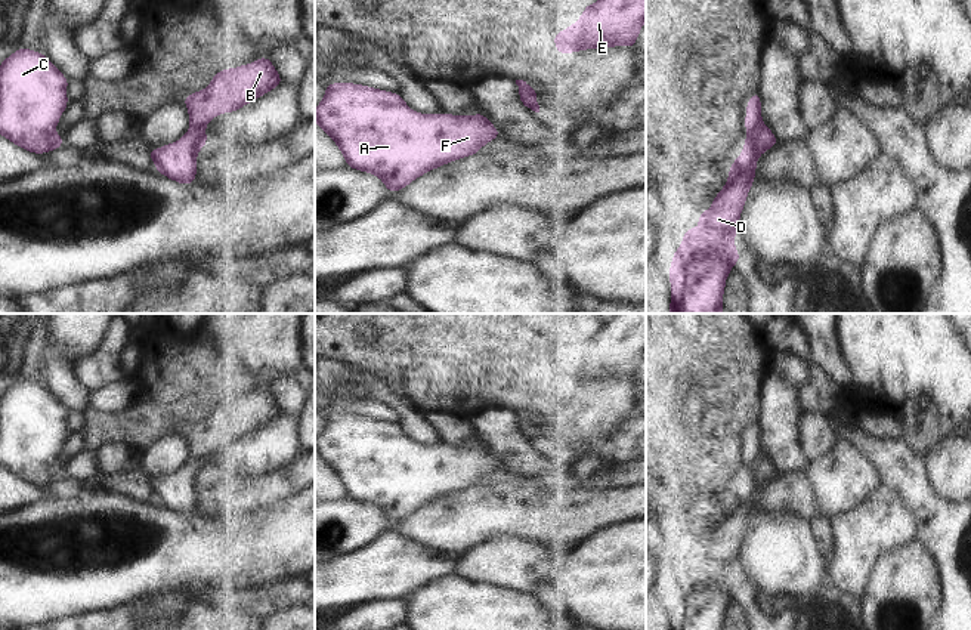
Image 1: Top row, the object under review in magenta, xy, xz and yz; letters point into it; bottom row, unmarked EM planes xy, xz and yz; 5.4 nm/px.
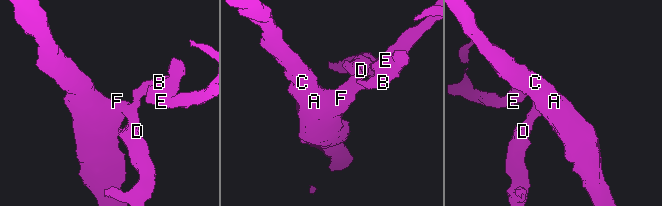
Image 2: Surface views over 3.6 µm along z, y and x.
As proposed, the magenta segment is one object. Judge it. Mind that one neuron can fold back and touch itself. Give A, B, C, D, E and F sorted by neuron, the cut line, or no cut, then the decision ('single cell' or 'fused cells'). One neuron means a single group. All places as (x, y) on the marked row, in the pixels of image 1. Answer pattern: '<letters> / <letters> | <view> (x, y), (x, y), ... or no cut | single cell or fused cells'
A C D F / B E | yz (761, 122), (747, 132) | fused cells

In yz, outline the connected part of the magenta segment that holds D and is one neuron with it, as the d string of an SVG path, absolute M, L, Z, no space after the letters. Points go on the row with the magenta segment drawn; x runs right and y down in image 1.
M760 124L746 132L742 154L730 164L729 179L714 197L711 209L701 209L699 219L681 235L681 245L672 253L670 265L671 302L668 314L724 314L723 294L726 280L733 266L742 259L735 247L740 213L746 204L748 192L755 182L760 155L777 145L776 135Z

